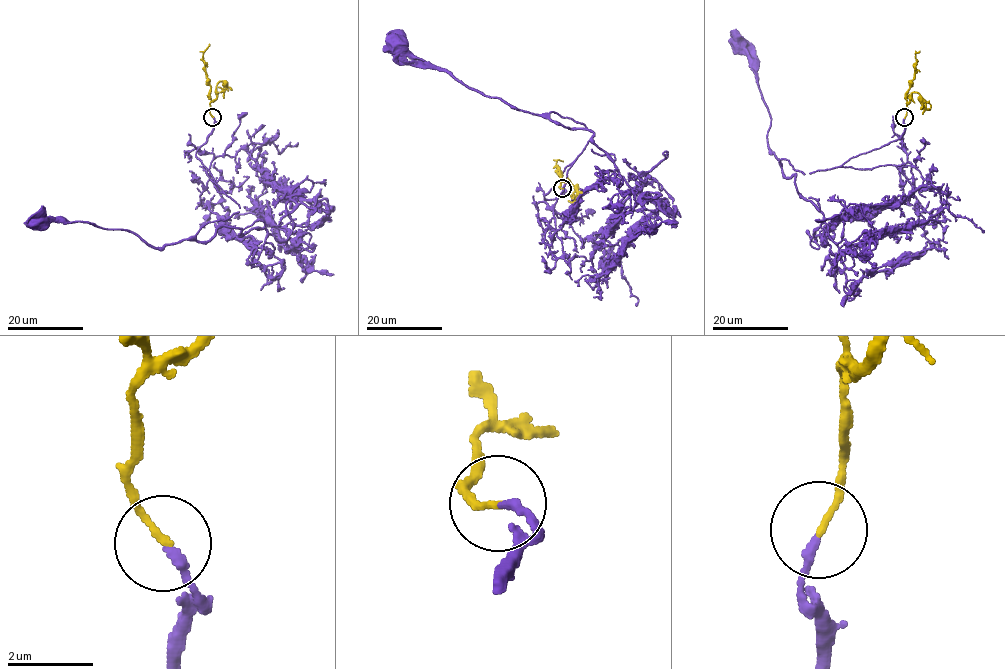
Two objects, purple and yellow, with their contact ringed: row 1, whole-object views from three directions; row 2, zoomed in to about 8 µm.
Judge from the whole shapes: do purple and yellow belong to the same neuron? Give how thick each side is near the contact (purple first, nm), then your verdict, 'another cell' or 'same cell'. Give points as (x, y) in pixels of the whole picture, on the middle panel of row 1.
200 nm thick on the purple side, 150 nm on the other; same cell

